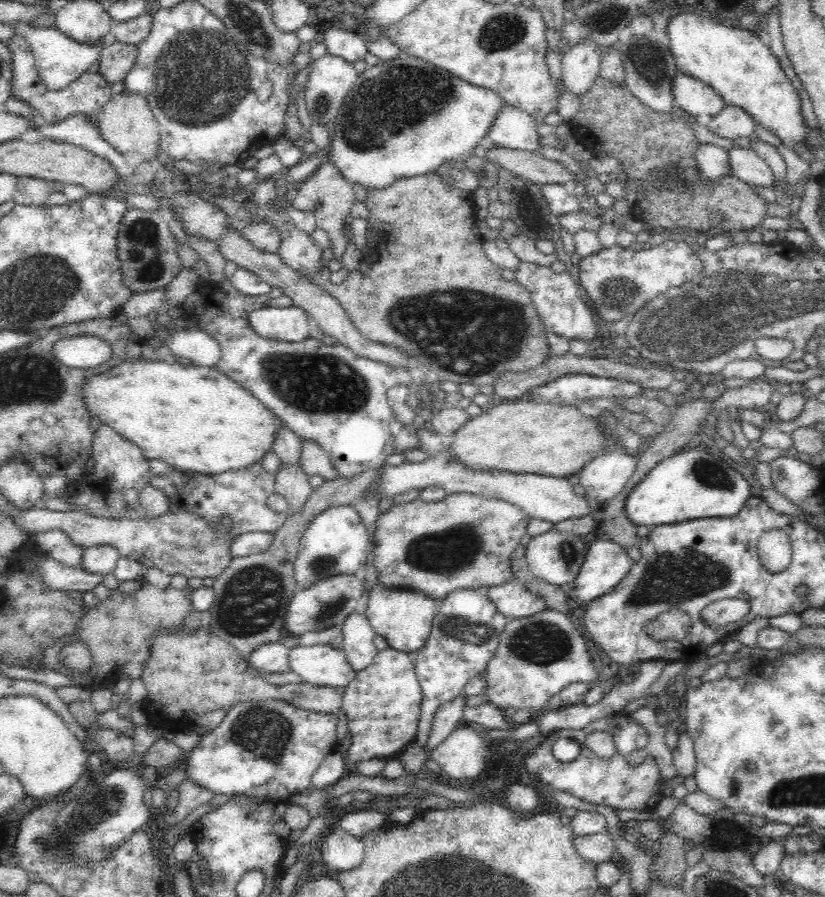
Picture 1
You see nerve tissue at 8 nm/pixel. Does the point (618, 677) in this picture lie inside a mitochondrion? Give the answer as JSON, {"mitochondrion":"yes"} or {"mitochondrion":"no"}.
{"mitochondrion":"no"}

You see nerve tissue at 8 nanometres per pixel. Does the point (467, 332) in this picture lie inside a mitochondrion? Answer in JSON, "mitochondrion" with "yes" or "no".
{"mitochondrion":"yes"}

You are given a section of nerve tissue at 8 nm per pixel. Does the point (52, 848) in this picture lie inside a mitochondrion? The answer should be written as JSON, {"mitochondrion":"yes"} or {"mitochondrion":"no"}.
{"mitochondrion":"yes"}

